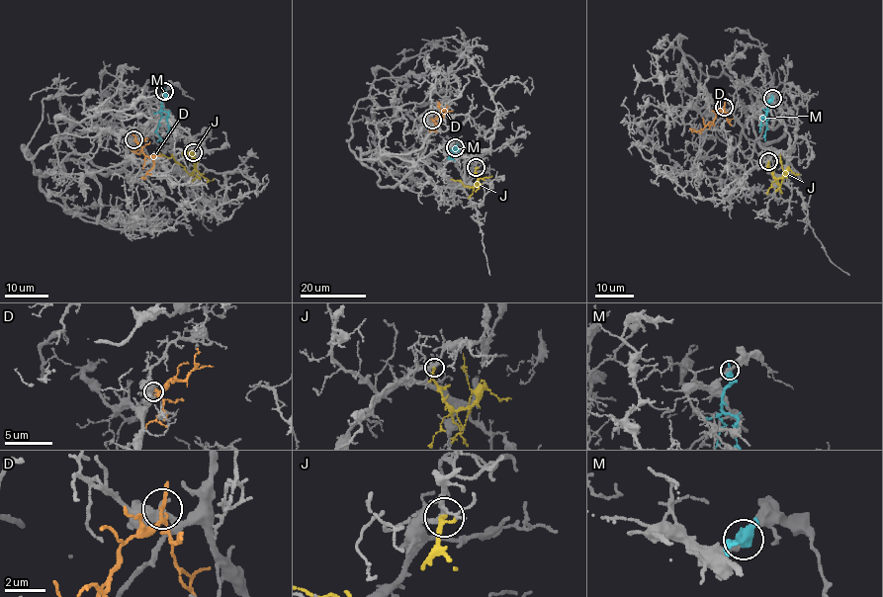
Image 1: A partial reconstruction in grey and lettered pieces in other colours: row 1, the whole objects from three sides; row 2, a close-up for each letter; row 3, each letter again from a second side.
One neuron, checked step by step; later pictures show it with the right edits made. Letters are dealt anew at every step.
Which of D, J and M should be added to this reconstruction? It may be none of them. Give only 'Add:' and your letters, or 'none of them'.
Add: none of them

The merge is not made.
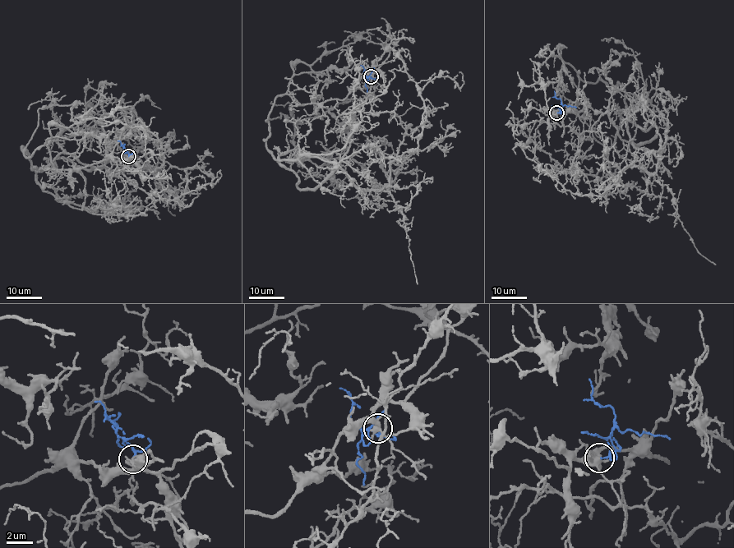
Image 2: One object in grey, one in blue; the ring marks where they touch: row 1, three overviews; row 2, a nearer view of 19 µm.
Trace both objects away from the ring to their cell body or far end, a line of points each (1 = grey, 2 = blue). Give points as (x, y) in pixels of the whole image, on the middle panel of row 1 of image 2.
1: (371, 75), (297, 119), (279, 160), (385, 191), (420, 91), (459, 72)
2: (371, 76), (363, 75), (363, 68), (360, 65)

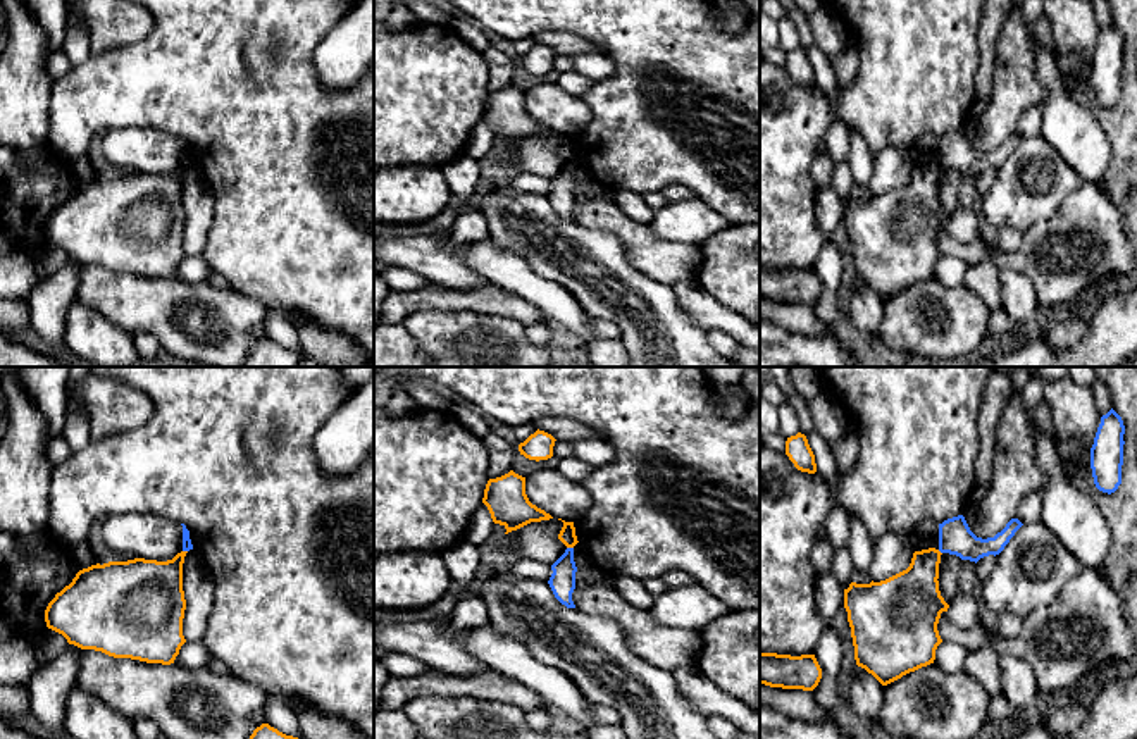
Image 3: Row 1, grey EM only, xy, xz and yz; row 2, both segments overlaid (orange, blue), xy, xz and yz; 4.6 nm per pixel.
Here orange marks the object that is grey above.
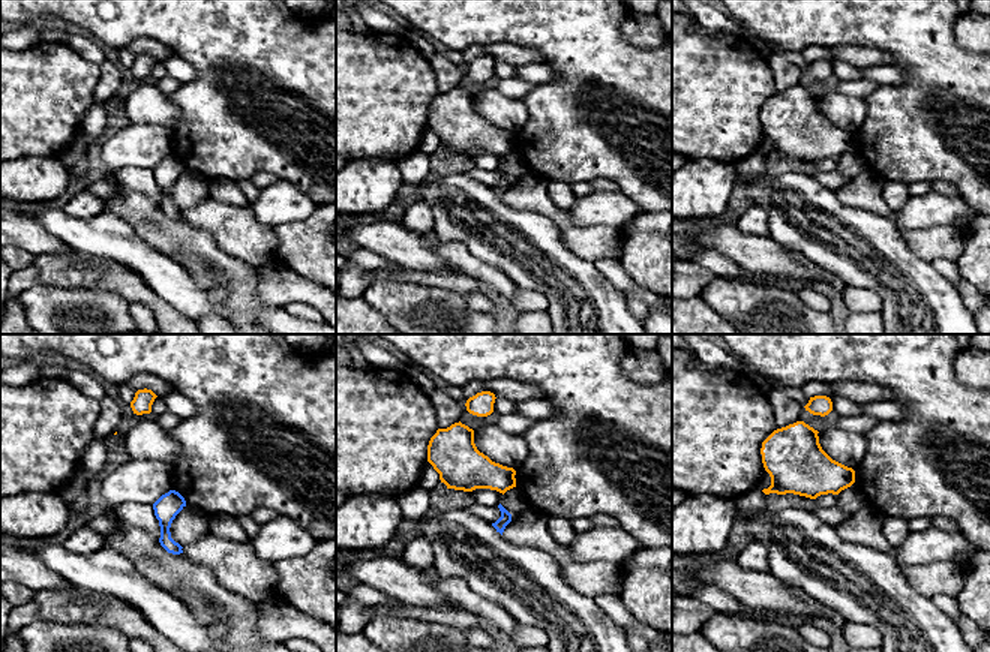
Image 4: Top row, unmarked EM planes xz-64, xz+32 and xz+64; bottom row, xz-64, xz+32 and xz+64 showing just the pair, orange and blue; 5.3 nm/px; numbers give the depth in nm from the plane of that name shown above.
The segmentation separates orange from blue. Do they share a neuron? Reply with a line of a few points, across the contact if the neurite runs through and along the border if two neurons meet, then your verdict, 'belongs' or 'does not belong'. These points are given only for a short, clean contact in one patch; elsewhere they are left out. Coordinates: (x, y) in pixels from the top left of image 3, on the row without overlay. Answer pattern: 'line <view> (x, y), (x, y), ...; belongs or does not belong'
line xz (567, 161), (572, 162); does not belong

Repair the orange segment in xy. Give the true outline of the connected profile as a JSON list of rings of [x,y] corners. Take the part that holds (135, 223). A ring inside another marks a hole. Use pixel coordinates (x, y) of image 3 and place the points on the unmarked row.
[[[186,167],[167,176],[134,172],[79,184],[48,217],[47,241],[81,264],[146,277],[174,277],[186,257]]]

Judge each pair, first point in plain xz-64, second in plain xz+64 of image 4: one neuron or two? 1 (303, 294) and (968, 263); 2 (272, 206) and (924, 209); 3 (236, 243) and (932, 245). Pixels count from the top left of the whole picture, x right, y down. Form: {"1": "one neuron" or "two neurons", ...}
{"1": "one neuron", "2": "one neuron", "3": "one neuron"}

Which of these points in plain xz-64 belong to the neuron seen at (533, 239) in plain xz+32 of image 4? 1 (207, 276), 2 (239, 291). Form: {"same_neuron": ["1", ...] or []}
{"same_neuron": ["1", "2"]}

